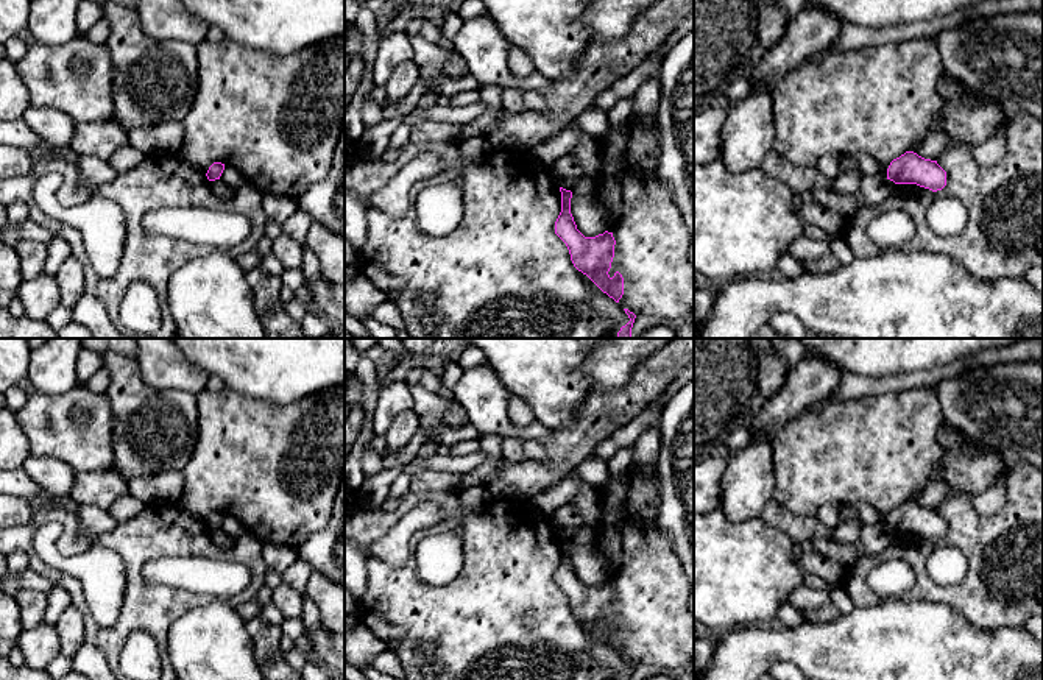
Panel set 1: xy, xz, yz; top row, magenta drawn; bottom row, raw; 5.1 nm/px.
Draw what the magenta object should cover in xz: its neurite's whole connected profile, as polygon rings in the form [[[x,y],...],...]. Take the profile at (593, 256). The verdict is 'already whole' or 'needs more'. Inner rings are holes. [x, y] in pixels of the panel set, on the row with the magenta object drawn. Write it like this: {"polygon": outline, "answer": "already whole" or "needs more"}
{"polygon": [[[560,187],[561,212],[555,221],[555,234],[566,243],[574,267],[586,274],[603,293],[616,303],[624,295],[624,278],[619,271],[608,274],[614,257],[616,240],[605,231],[596,237],[585,237],[571,214],[572,192]]], "answer": "already whole"}

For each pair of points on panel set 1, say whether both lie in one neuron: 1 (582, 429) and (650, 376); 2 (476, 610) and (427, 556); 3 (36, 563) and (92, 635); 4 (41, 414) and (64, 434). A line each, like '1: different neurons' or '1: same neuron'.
1: same neuron
2: different neurons
3: same neuron
4: same neuron

